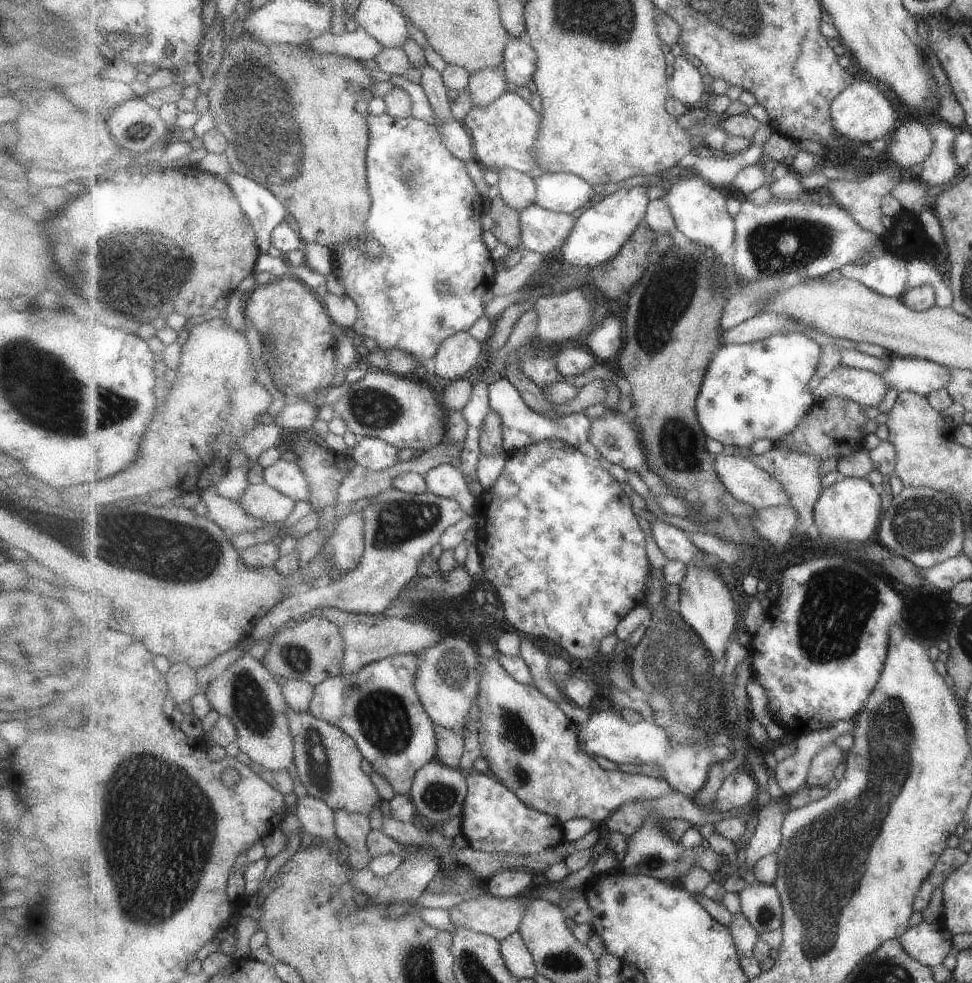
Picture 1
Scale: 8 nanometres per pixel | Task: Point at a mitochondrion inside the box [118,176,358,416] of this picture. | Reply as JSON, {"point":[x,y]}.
{"point":[166,282]}

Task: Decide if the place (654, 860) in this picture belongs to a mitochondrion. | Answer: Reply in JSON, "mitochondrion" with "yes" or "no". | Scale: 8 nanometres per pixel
{"mitochondrion":"yes"}

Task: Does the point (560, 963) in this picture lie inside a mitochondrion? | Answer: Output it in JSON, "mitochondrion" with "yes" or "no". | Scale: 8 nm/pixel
{"mitochondrion":"yes"}

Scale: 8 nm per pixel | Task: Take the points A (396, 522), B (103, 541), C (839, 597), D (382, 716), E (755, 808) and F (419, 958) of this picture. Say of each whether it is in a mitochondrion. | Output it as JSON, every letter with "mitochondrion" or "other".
{"A":"mitochondrion","B":"mitochondrion","C":"mitochondrion","D":"mitochondrion","E":"other","F":"mitochondrion"}

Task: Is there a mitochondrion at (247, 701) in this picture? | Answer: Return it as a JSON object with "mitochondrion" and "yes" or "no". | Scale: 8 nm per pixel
{"mitochondrion":"yes"}

